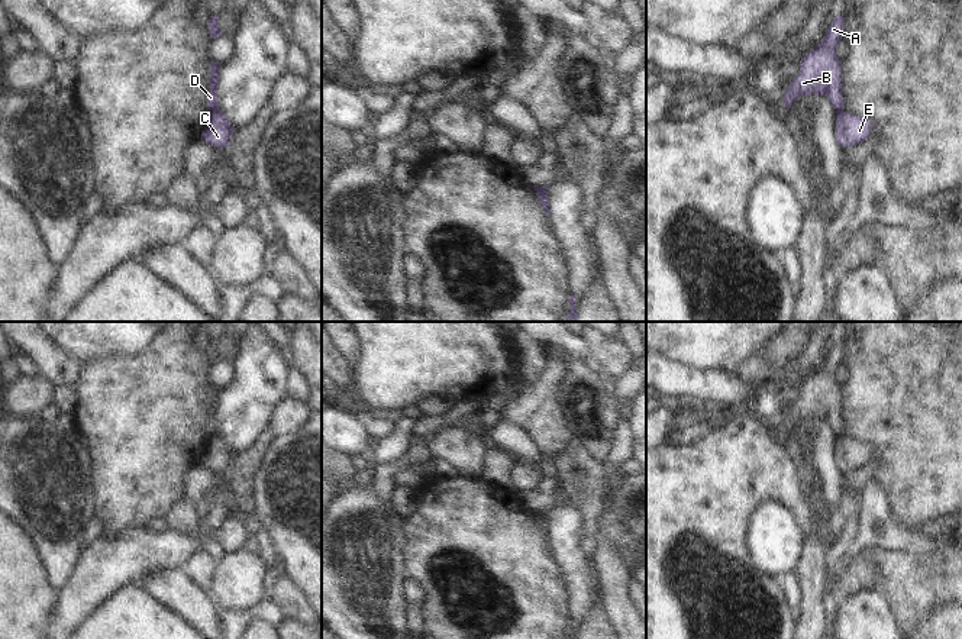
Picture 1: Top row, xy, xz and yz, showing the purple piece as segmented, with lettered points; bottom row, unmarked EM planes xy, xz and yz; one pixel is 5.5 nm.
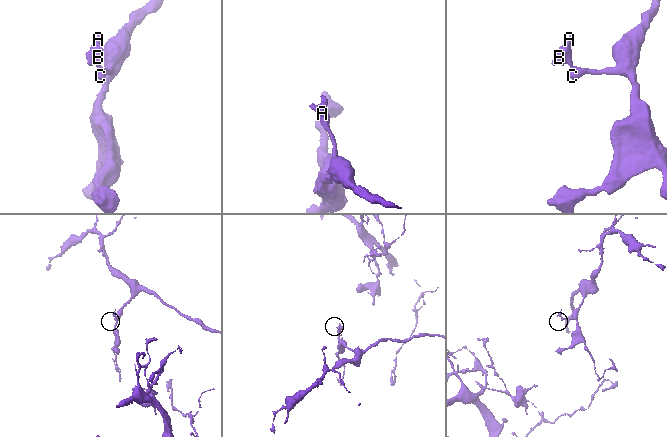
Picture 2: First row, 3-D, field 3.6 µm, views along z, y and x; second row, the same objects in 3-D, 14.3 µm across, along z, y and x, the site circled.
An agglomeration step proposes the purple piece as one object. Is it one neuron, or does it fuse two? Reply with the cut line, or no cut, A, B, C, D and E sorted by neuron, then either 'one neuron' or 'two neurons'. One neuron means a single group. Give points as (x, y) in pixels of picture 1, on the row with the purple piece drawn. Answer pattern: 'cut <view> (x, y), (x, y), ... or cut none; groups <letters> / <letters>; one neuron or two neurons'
cut xy (218, 109), (212, 112); groups A B D / C E; two neurons

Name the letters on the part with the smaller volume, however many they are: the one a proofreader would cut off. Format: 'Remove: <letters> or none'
Remove: A, B, D

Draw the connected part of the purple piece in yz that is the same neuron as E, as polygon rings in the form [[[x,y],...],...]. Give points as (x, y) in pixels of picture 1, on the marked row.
[[[848,112],[836,114],[836,142],[842,146],[855,146],[868,141],[871,122]]]

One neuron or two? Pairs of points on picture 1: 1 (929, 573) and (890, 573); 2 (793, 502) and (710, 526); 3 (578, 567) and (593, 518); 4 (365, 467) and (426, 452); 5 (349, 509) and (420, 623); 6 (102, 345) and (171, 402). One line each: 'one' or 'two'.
1: one
2: one
3: two
4: two
5: two
6: two

